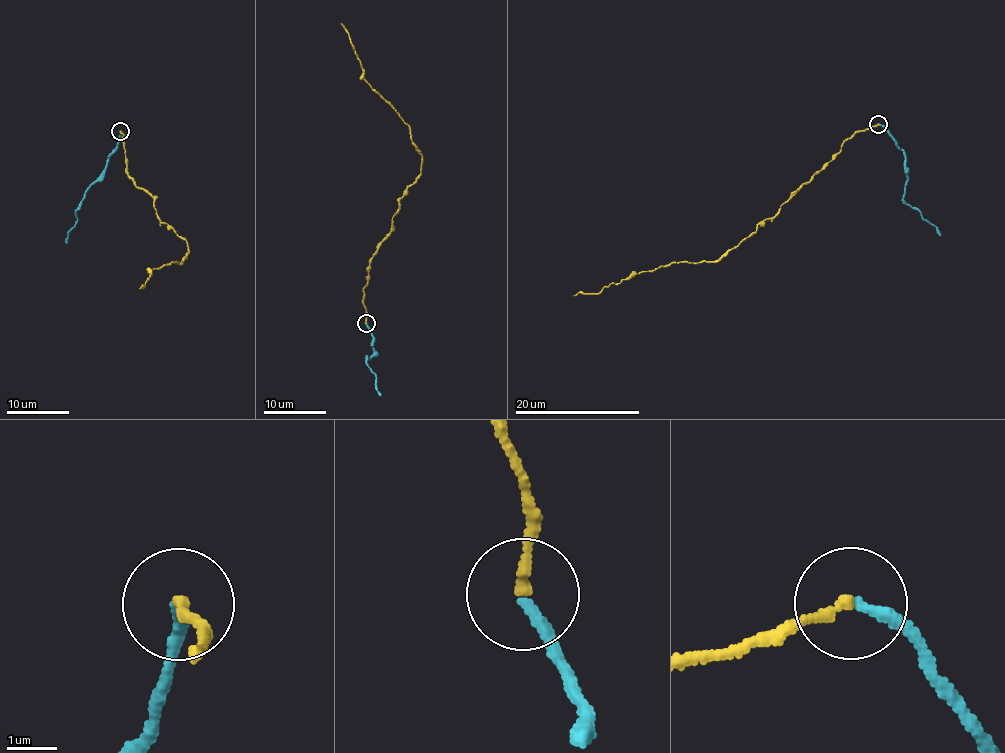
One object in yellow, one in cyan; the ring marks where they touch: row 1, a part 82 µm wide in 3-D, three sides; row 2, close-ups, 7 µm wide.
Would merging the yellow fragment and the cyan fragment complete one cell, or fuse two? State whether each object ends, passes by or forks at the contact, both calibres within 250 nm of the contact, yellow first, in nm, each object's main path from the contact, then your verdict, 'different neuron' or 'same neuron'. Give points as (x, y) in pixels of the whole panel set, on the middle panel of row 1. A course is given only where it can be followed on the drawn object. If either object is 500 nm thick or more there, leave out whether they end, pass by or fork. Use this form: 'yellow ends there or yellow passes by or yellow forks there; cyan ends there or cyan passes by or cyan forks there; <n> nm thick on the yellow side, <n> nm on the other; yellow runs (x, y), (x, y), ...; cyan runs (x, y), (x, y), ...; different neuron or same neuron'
yellow ends there; cyan ends there; 200 nm thick on the yellow side, 240 nm on the other; yellow runs (366, 323), (373, 255), (403, 191), (420, 173), (422, 157), (411, 130), (367, 83), (340, 24); cyan runs (366, 324), (374, 341), (372, 348), (376, 350), (365, 361), (375, 373), (381, 395); same neuron

